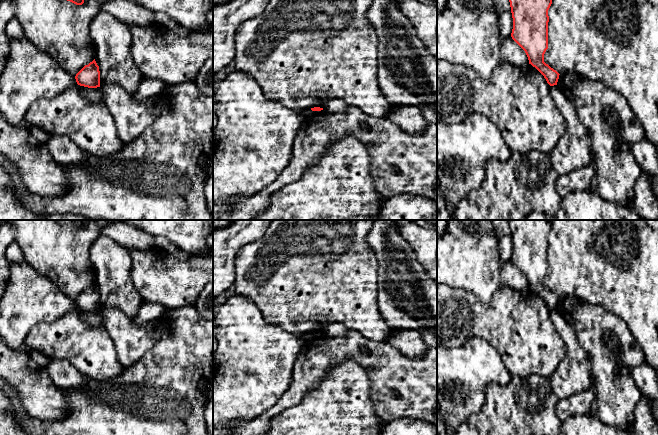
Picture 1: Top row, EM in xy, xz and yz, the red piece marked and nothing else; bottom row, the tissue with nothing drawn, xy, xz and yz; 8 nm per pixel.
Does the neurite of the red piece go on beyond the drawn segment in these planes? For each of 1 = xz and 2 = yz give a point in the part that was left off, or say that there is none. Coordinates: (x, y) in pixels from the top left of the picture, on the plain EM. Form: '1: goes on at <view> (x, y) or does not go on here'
1: does not go on here
2: does not go on here

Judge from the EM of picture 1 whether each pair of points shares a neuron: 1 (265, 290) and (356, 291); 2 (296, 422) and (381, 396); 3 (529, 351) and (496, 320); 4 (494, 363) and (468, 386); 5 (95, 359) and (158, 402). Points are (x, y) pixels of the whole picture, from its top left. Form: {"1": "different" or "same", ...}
{"1": "same", "2": "different", "3": "same", "4": "same", "5": "different"}

